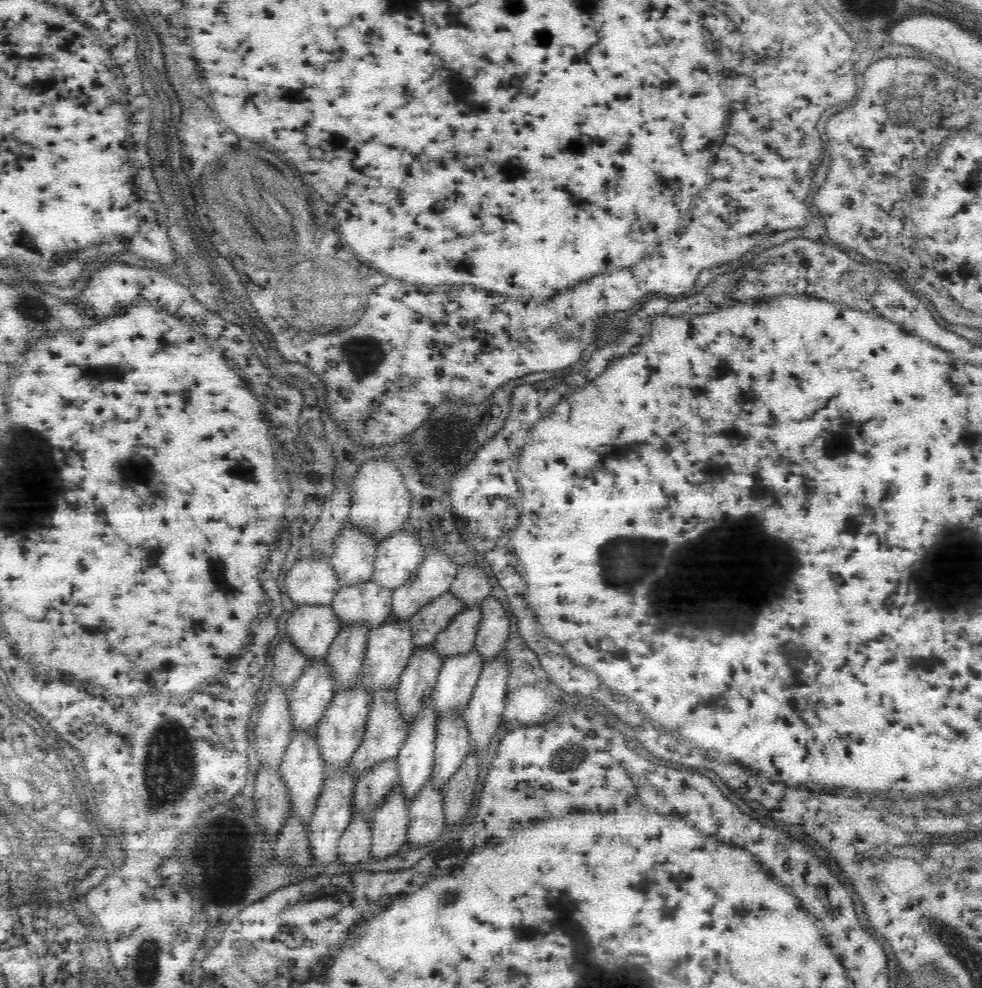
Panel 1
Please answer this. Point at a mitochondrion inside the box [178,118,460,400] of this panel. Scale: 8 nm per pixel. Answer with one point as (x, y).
(364, 349)

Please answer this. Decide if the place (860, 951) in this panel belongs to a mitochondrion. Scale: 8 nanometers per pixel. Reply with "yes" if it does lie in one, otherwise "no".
no

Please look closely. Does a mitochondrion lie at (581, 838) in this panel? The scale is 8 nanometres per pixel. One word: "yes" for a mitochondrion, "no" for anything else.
no

